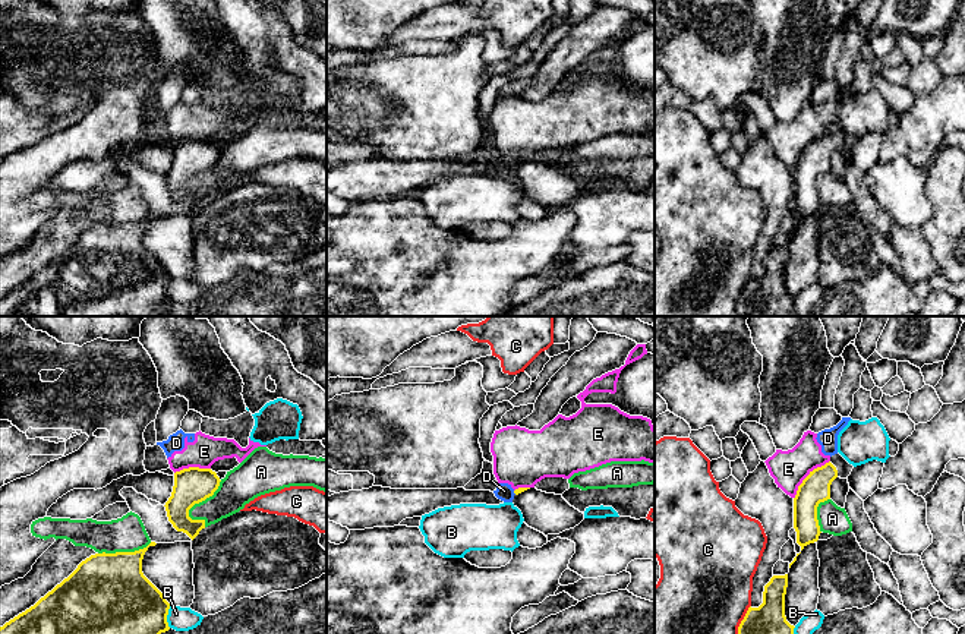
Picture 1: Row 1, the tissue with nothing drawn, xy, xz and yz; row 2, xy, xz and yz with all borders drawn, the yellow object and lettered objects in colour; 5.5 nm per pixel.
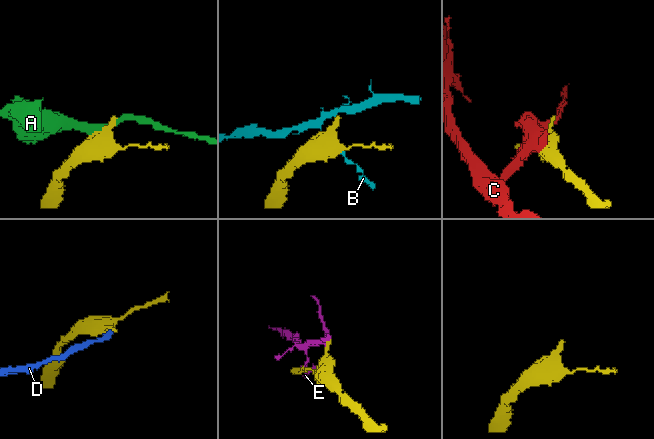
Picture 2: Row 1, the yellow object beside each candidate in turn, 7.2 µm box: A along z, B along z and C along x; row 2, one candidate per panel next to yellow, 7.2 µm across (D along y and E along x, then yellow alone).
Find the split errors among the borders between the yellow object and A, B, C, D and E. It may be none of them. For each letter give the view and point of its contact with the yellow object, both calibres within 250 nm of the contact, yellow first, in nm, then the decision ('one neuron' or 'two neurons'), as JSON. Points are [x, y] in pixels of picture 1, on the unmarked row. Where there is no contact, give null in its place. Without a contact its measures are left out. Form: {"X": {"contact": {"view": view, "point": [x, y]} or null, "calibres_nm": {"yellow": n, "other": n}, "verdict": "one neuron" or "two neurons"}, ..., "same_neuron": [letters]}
{"A": {"contact": {"view": "xy", "point": [202, 172]}, "calibres_nm": {"yellow": 200, "other": 200}, "verdict": "two neurons"}, "B": {"contact": {"view": "xy", "point": [166, 289]}, "calibres_nm": {"yellow": 480, "other": 130}, "verdict": "two neurons"}, "C": {"contact": {"view": "yz", "point": [740, 296]}, "calibres_nm": {"yellow": 320, "other": 500}, "verdict": "two neurons"}, "D": {"contact": {"view": "xz", "point": [514, 164]}, "calibres_nm": {"yellow": 30, "other": 90}, "verdict": "two neurons"}, "E": {"contact": {"view": "yz", "point": [807, 148]}, "calibres_nm": {"yellow": 160, "other": 200}, "verdict": "two neurons"}, "same_neuron": []}

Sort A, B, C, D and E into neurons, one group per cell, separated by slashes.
A / B / C / D E

